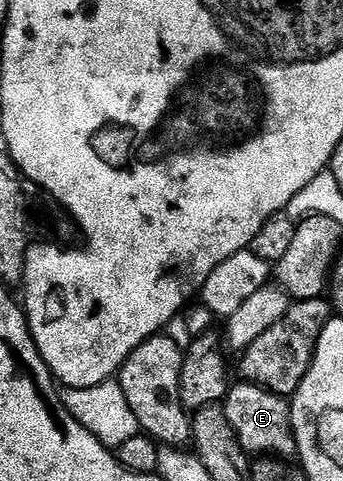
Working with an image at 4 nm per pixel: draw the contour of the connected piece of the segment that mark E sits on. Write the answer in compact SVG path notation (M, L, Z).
M232 384L221 407L229 427L237 435L241 447L249 455L270 455L276 459L291 459L296 456L295 432L291 422L291 403L286 397L278 397L260 385Z

